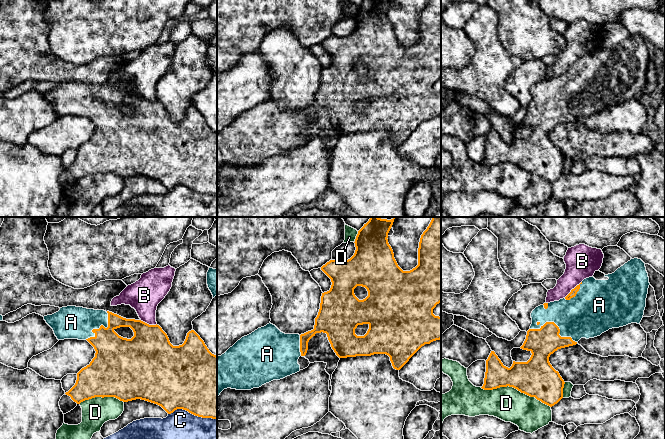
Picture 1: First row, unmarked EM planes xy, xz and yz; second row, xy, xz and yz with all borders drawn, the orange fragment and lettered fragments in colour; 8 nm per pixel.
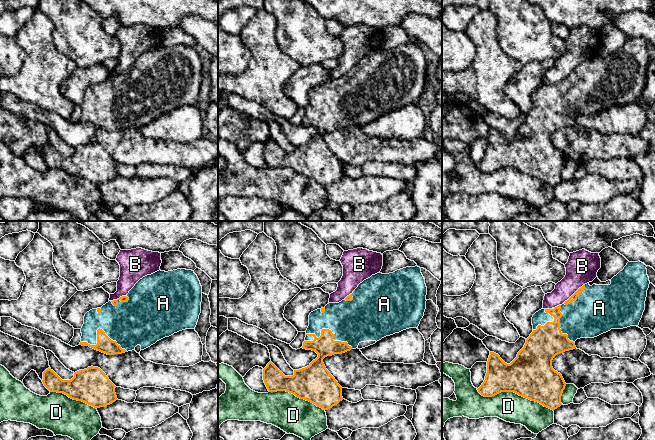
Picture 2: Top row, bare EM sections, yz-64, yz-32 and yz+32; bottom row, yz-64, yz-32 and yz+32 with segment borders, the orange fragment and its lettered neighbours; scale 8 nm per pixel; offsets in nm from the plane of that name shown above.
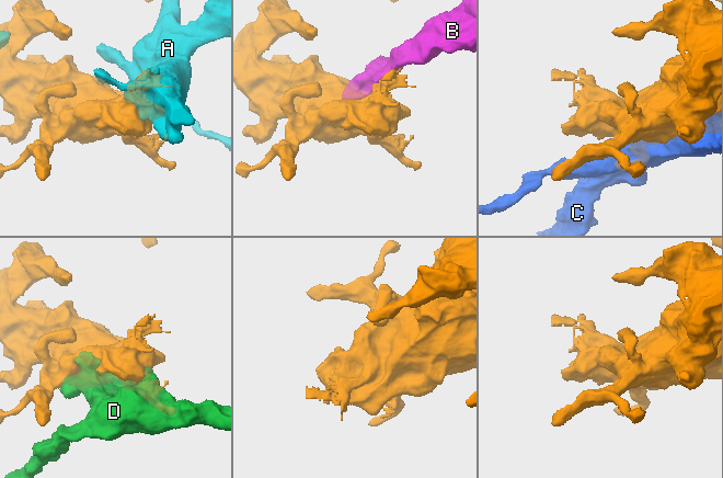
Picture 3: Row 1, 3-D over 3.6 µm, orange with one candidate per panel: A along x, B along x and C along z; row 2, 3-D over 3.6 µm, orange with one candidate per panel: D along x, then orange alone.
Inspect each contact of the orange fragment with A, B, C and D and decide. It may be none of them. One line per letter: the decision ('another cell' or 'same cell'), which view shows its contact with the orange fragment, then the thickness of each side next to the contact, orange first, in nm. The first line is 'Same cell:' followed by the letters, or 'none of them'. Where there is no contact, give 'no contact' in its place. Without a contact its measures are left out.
Same cell: A
A: same cell; meets orange in yz; 240 nm thick on the orange side, 360 nm on the other
B: another cell; meets orange in yz; 50 nm thick on the orange side, 260 nm on the other
C: another cell; meets orange in xy; 500 nm thick on the orange side, 460 nm on the other
D: another cell; meets orange in yz; 300 nm thick on the orange side, 280 nm on the other

